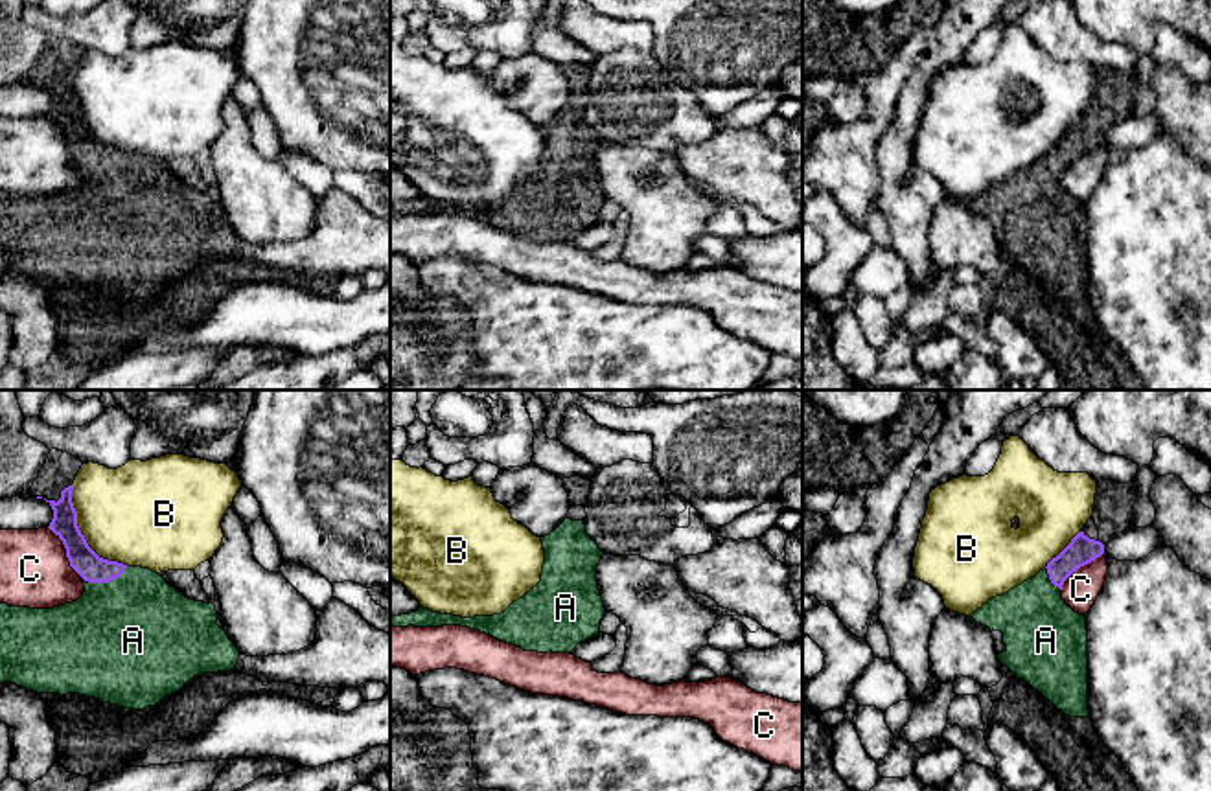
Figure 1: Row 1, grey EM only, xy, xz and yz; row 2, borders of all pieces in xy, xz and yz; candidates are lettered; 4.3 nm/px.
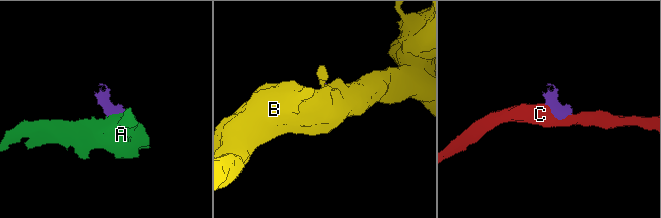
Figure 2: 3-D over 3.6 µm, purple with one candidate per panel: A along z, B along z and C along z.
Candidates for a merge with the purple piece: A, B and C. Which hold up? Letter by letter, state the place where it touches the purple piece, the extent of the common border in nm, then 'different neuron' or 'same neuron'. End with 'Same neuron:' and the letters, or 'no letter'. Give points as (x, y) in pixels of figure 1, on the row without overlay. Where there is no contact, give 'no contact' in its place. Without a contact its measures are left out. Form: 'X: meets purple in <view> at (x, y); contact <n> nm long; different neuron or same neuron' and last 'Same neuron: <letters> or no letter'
A: meets purple in xy at (107, 170); contact 200 nm long; same neuron
B: meets purple in xy at (83, 124); contact 440 nm long; different neuron
C: meets purple in xy at (67, 138); contact 260 nm long; different neuron
Same neuron: A

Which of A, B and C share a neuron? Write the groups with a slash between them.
A / B / C

